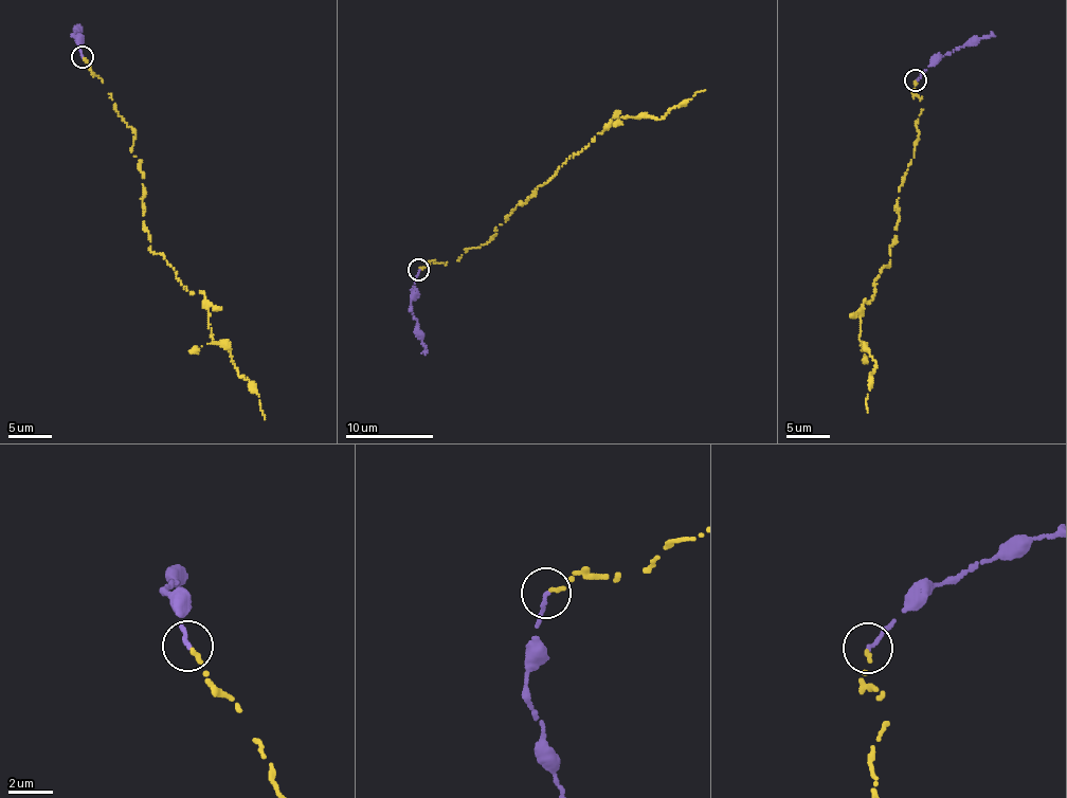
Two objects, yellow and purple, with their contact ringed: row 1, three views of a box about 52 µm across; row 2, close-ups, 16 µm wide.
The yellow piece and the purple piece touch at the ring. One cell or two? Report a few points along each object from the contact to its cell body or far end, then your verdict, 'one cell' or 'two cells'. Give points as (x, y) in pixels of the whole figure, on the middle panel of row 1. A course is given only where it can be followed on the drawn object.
course yellow (419, 268), (457, 260), (494, 236), (511, 210), (603, 130), (628, 118), (661, 119), (705, 90); course purple (418, 270), (411, 302), (425, 348), (421, 352); two cells

